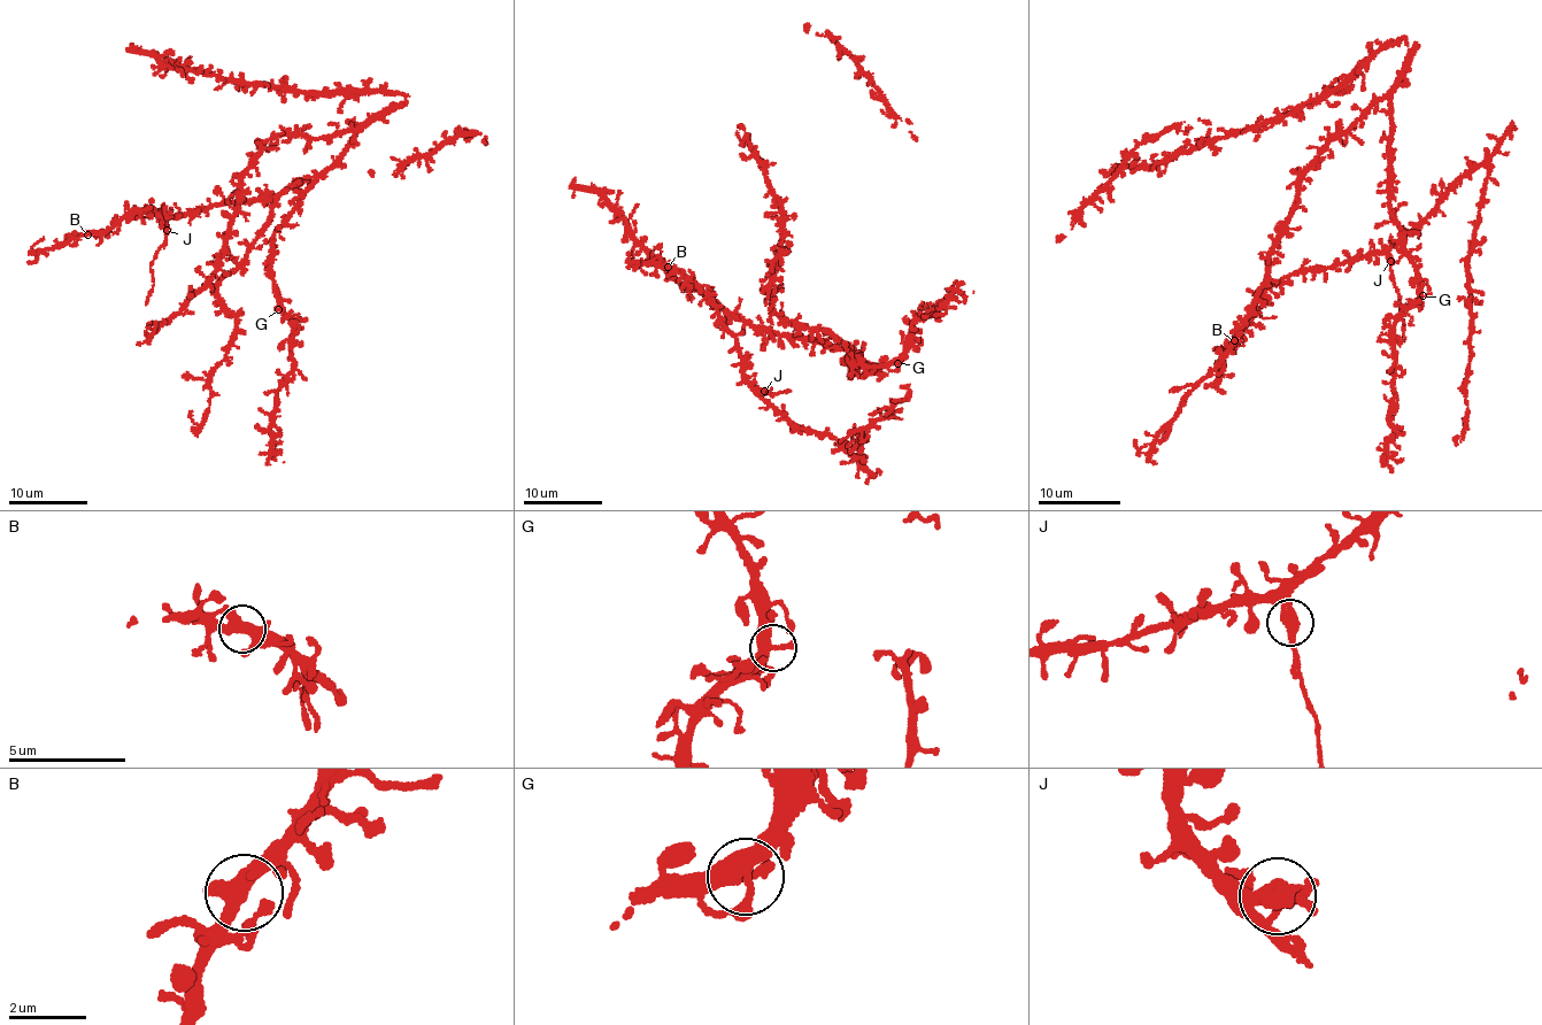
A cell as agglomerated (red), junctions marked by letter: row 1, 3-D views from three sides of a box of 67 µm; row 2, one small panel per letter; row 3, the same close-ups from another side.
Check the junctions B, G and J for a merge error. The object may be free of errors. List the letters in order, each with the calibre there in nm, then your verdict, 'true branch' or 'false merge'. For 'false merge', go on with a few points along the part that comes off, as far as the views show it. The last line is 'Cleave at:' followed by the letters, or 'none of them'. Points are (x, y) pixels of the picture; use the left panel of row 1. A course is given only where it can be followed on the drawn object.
B: calibre 480 nm; true branch
G: calibre 400 nm; true branch
J: calibre 400 nm; false merge; course (167, 230), (167, 243), (151, 262), (154, 285), (146, 305)
Cleave at: J

